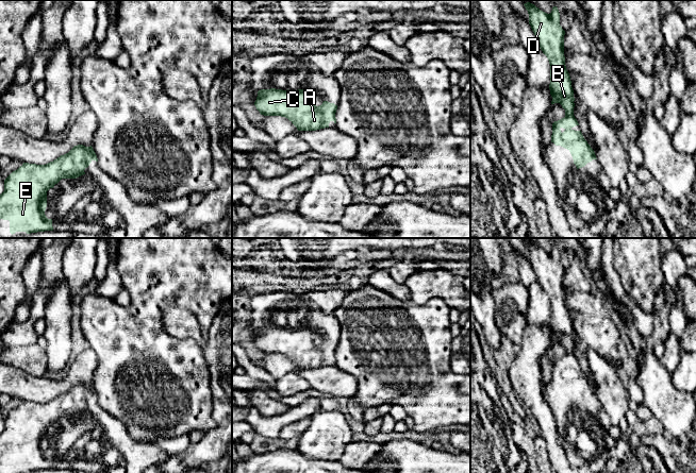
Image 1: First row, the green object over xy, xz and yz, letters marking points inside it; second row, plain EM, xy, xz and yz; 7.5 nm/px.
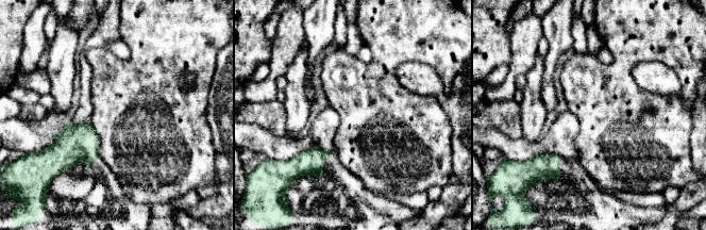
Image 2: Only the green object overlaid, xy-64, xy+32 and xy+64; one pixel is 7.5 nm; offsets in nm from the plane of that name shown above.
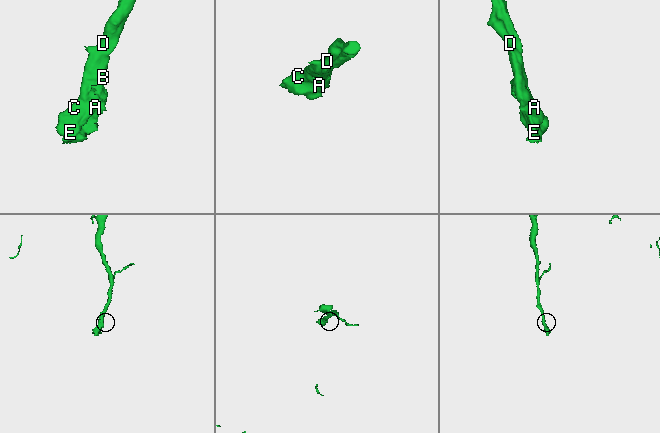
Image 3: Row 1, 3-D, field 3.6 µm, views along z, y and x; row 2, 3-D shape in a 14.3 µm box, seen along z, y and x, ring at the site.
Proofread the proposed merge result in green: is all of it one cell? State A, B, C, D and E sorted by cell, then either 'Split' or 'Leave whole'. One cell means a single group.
Groups: A B C D E. Leave whole

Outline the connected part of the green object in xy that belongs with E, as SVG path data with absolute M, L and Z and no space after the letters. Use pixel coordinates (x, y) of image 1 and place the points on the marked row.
M74 146L68 153L61 155L46 165L23 163L4 180L4 191L0 195L0 219L10 221L10 233L26 232L27 234L53 231L52 219L45 215L47 191L62 179L77 179L85 174L84 170L96 161L93 147Z

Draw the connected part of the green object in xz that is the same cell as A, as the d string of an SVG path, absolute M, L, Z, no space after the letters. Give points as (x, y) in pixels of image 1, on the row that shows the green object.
M261 89L254 102L256 109L264 116L281 116L287 118L298 131L316 131L329 128L329 123L336 123L335 113L337 105L324 101L321 105L316 106L313 103L313 94L309 90L282 90L282 89Z

